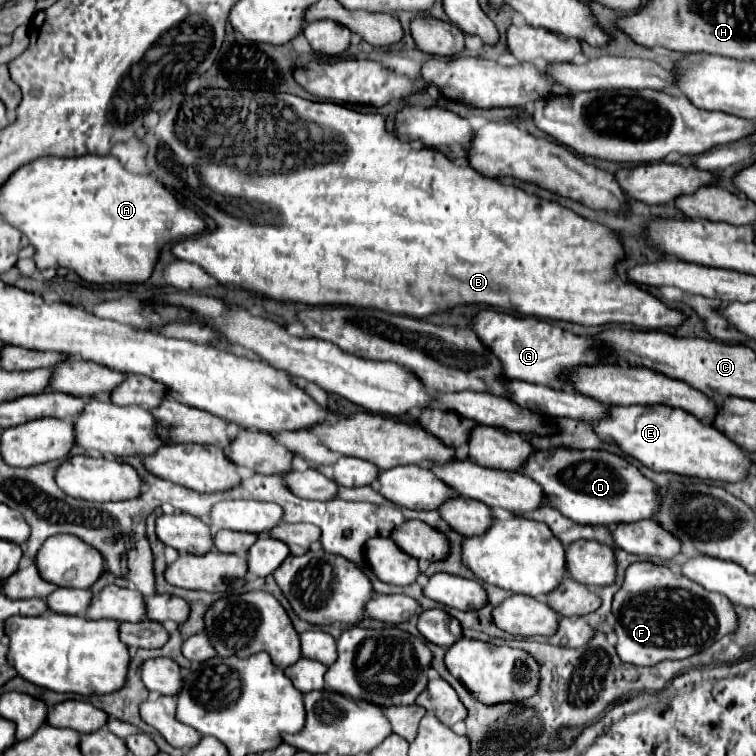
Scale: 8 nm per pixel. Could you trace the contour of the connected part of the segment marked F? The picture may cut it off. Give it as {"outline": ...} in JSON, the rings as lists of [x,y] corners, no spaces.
{"outline":[[[636,562],[626,570],[624,584],[614,596],[612,614],[616,616],[614,630],[618,636],[618,656],[622,662],[634,666],[656,666],[662,660],[684,660],[704,648],[710,648],[716,640],[738,628],[738,614],[726,596],[708,592],[700,584],[670,570],[670,566],[652,562]]]}

